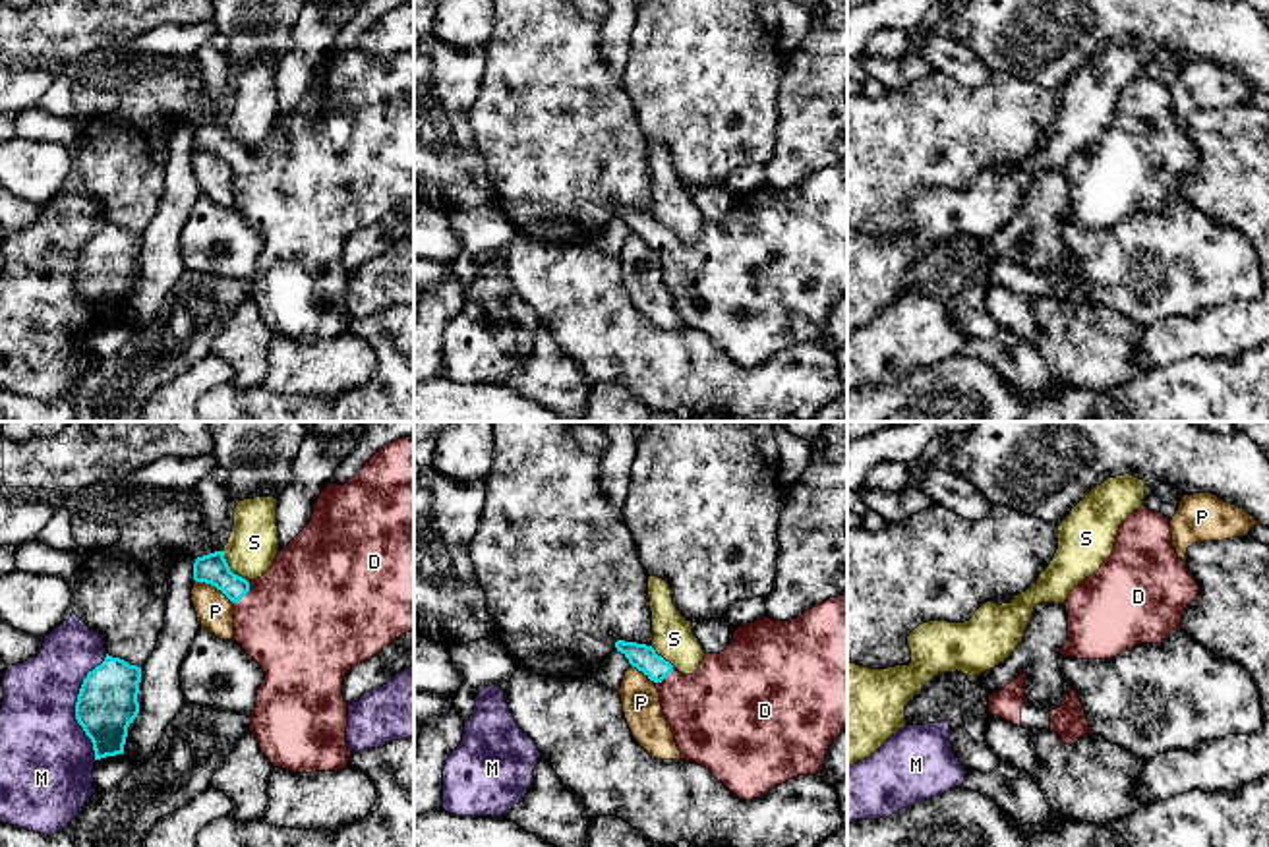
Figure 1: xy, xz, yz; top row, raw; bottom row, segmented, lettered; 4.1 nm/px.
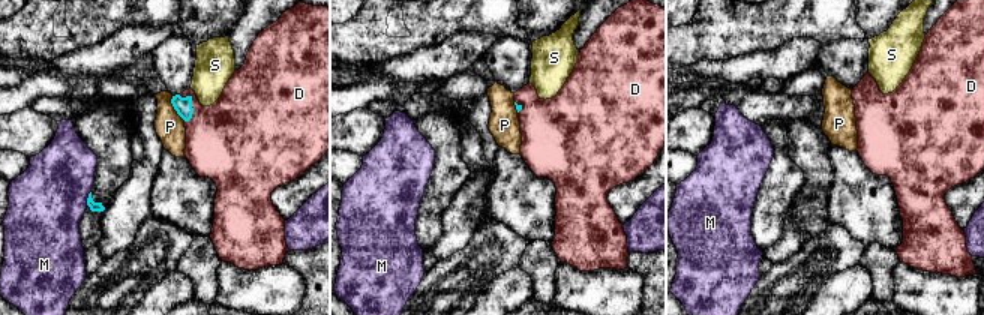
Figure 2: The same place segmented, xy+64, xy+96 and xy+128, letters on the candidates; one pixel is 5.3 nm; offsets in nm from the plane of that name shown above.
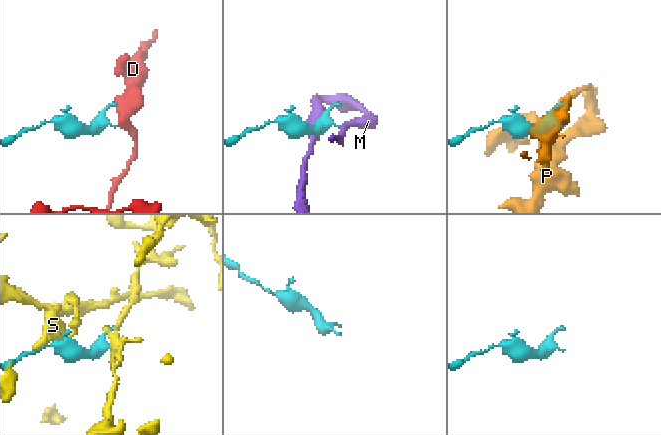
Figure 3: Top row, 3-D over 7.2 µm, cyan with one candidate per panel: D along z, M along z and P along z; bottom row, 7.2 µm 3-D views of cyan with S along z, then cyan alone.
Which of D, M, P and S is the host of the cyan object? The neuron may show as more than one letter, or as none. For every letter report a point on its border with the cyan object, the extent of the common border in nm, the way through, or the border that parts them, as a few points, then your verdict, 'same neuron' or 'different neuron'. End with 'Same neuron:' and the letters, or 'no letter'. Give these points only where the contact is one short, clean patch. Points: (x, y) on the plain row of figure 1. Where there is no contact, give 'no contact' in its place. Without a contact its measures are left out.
D: contact xy (244, 161); length 120 nm; way xy (211, 136), (244, 161), (273, 182), (298, 186); same neuron
M: contact xy (76, 273); length 460 nm; different neuron
P: contact xy (215, 153); length 190 nm; border xy (196, 147), (213, 151), (233, 171); different neuron
S: contact xy (229, 136); length 180 nm; different neuron
Same neuron: D

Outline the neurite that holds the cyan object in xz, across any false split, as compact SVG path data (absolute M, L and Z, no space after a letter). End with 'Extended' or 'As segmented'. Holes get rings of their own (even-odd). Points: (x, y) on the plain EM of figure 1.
M847 161L791 188L762 184L735 195L731 211L720 220L706 220L693 242L679 240L652 213L617 207L615 215L656 251L681 327L710 336L743 367L760 365L793 344L818 342L830 309L847 294Z. Extended

